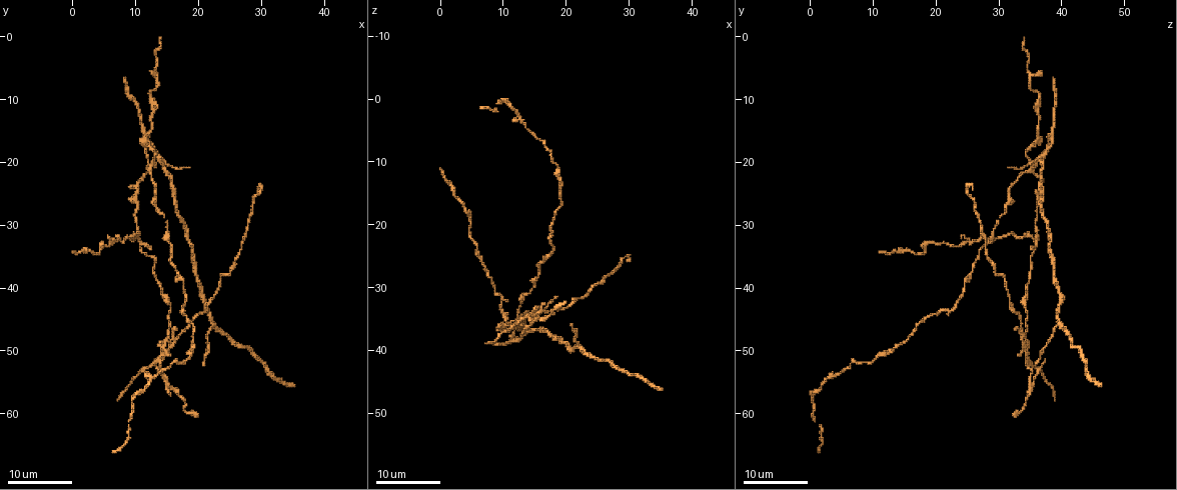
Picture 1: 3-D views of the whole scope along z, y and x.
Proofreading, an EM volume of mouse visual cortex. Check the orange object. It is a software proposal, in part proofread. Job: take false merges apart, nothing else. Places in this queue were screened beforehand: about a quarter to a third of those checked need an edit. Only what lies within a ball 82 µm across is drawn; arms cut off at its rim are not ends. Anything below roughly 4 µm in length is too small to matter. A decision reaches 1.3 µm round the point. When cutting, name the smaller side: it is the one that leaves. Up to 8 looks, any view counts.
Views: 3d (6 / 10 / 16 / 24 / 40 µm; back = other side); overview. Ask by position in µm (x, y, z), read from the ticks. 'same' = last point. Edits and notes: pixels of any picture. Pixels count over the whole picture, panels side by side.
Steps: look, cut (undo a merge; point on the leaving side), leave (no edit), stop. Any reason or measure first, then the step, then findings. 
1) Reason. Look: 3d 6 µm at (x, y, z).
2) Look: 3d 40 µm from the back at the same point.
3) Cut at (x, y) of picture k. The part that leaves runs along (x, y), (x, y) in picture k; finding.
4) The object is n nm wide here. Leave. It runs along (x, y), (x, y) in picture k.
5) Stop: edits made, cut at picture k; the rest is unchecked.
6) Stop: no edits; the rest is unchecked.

Calibre changes. Look: 3d 16 µm at (17.5, 38.5, 24.5).

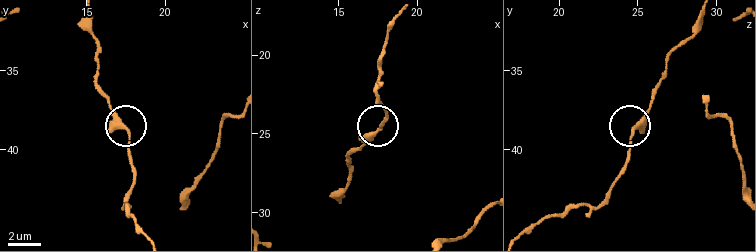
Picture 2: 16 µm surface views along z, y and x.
Closer look. Look: 3d 10 µm at (17.3, 38.6, 25.0).

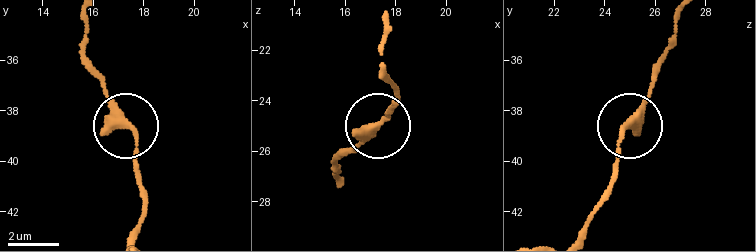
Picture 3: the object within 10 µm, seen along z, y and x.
The object is 260 nm wide here. Leave. It runs along (335, 179), (337, 158), (374, 134), (393, 108) in picture 3; all the same cell.

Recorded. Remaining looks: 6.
Looks like a crossing. Look: 3d 16 µm at (12.0, 21.0, 35.5).

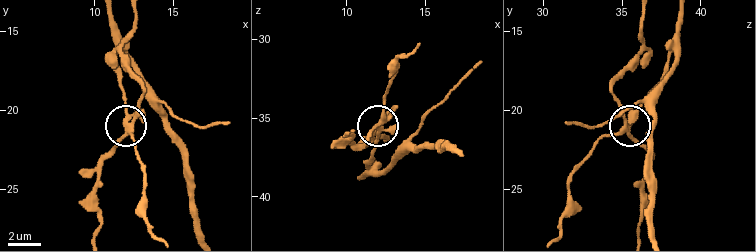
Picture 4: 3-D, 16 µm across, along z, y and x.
Zoom in. Look: 3d 6 µm at (12.1, 21.3, 35.3).

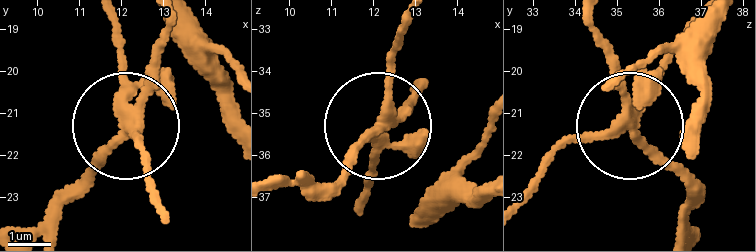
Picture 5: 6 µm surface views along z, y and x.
The object is 250 nm wide here. Leave. It runs along (151, 179), (123, 118), (123, 46) in picture 5; one cell here.

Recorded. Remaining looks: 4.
Calibre changes. Look: 3d 24 µm at (15.5, 33.0, 28.0).

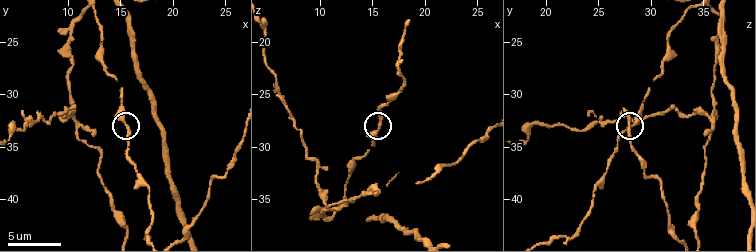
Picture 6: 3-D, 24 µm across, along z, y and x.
Closer look. Look: 3d 6 µm at (15.6, 32.8, 28.2).

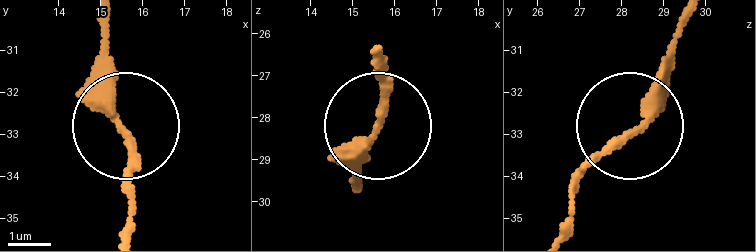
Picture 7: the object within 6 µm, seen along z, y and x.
Leave. It runs along (105, 22), (105, 97), (126, 140), (126, 212) in picture 7; all the same cell.

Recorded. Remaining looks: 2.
Small branch off a trunk. Look: 3d 24 µm at (22.5, 45.5, 39.5).

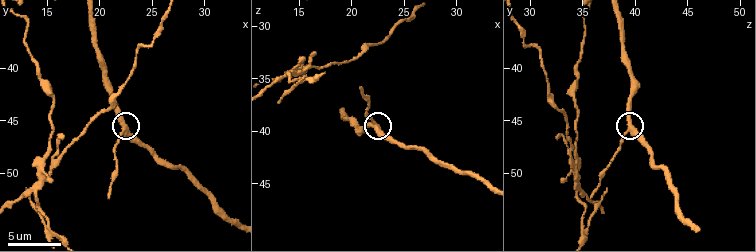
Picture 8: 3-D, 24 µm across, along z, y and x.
Look: 3d 10 µm at (22.6, 46.0, 39.8).

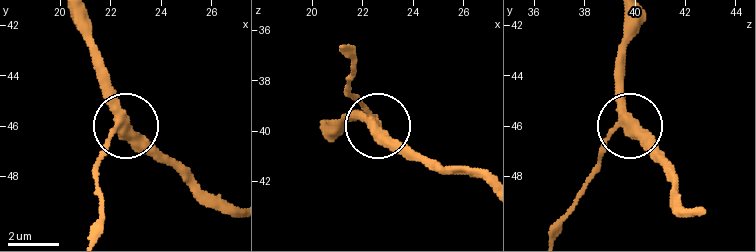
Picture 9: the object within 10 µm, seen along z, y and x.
The side arm is 8 µm long. Leave. It runs along (626, 21), (622, 122), (590, 174) in picture 9; all the same cell.

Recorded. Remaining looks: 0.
Stop: no edits; the rest is unchecked.

